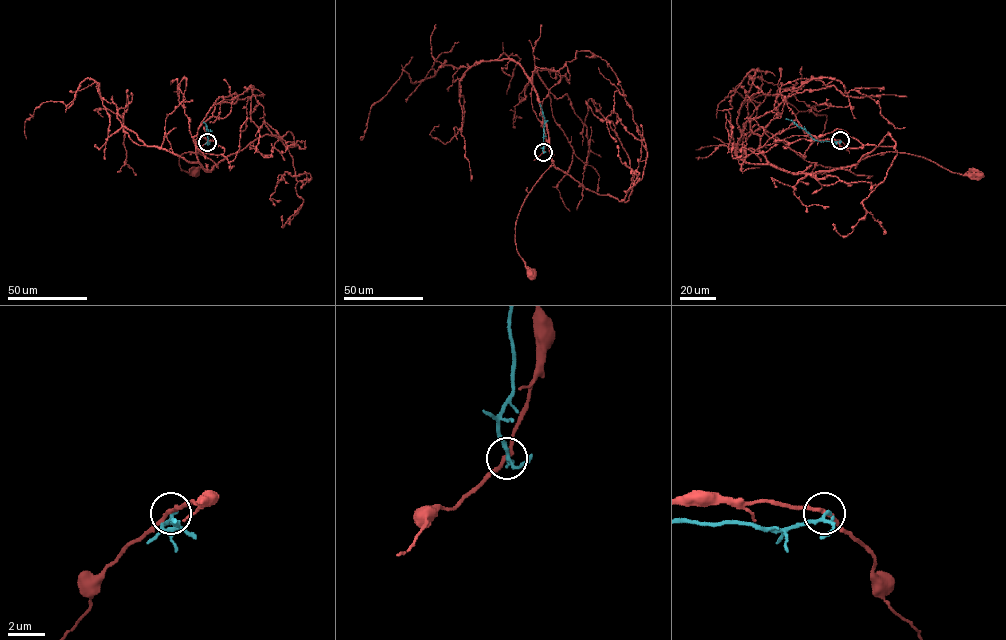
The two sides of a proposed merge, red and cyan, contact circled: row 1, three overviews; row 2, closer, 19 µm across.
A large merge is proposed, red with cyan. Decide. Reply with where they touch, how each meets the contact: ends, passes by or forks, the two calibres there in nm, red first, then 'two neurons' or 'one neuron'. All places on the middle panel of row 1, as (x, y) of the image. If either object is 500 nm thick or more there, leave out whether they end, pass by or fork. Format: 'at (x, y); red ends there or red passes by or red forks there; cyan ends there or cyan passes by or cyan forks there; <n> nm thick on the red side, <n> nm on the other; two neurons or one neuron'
at (543, 152); red passes by; cyan passes by; 200 nm thick on the red side, 200 nm on the other; two neurons

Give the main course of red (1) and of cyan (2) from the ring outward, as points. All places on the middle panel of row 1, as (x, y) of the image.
1: (543, 152), (545, 131), (531, 103), (532, 80), (552, 163), (528, 194), (516, 222), (516, 248), (532, 274)
2: (543, 152), (544, 118), (539, 104)

